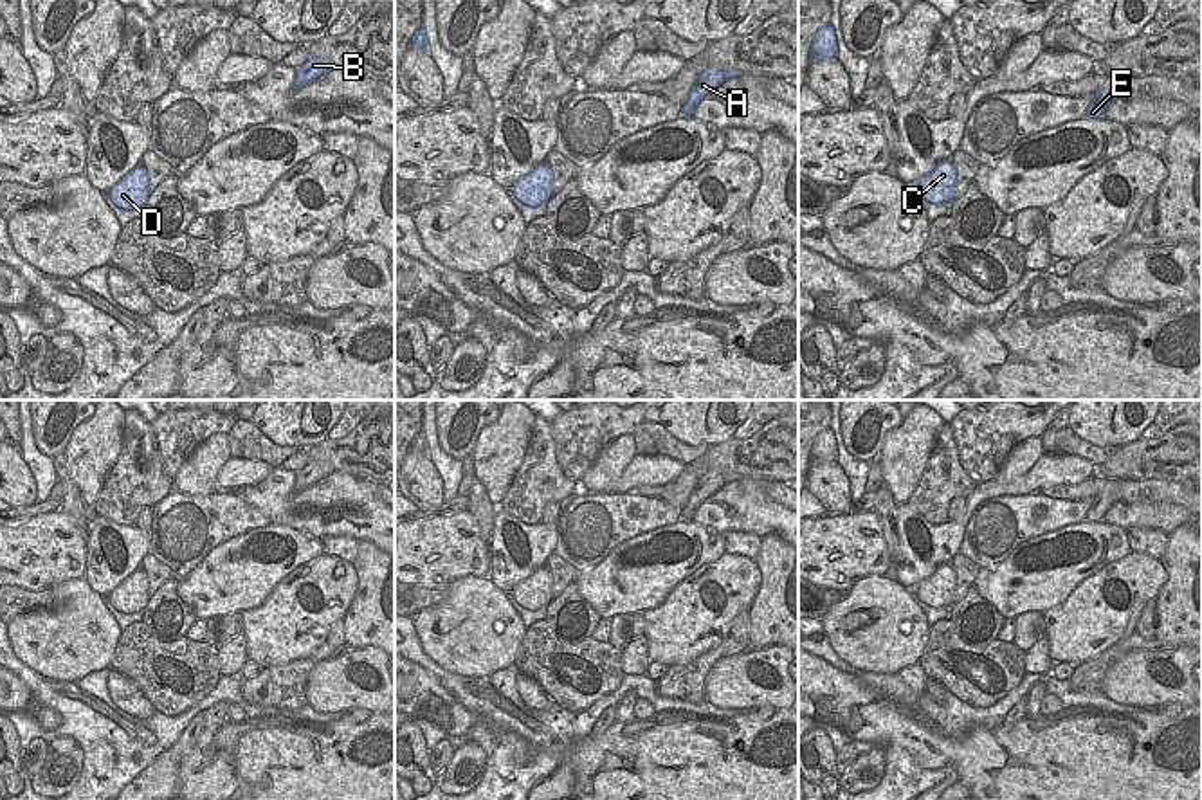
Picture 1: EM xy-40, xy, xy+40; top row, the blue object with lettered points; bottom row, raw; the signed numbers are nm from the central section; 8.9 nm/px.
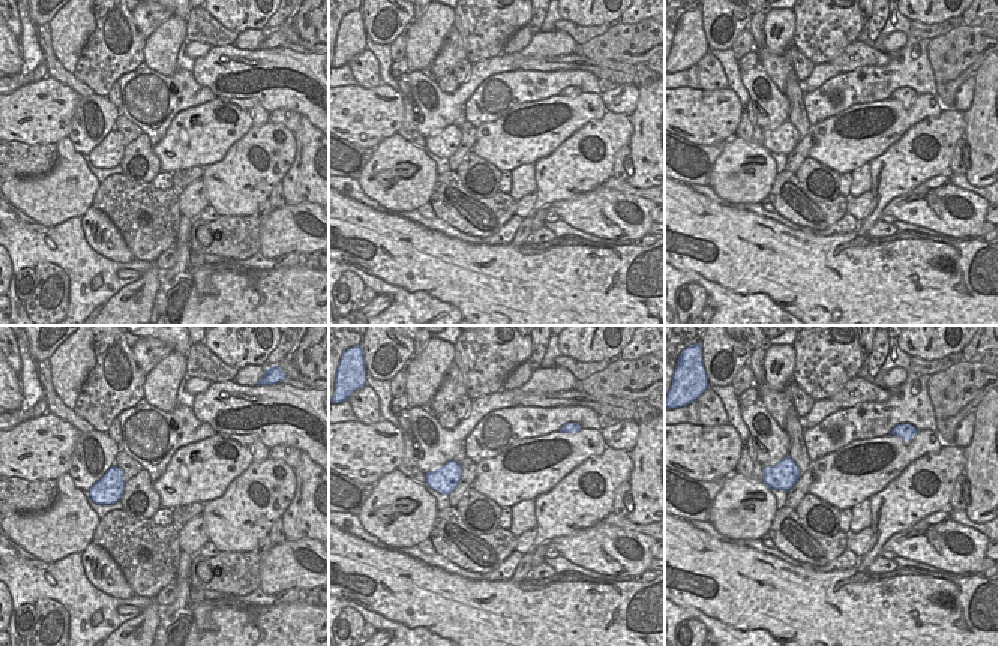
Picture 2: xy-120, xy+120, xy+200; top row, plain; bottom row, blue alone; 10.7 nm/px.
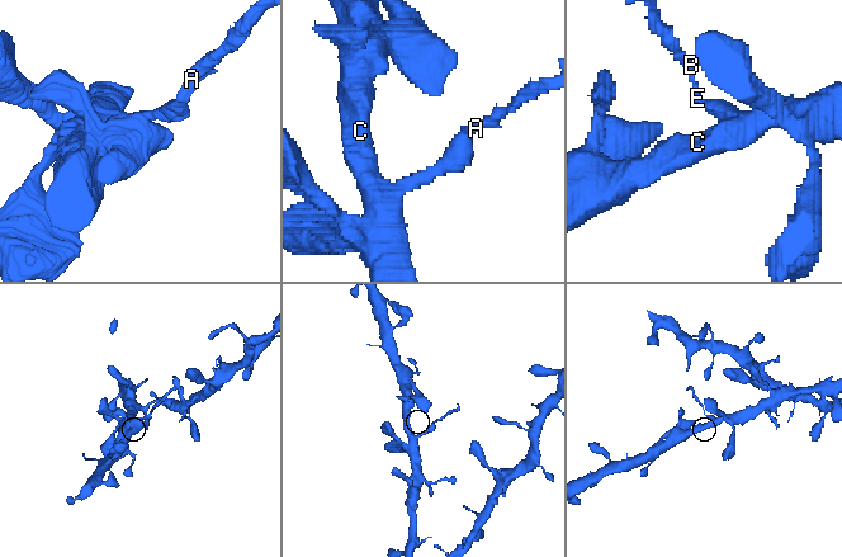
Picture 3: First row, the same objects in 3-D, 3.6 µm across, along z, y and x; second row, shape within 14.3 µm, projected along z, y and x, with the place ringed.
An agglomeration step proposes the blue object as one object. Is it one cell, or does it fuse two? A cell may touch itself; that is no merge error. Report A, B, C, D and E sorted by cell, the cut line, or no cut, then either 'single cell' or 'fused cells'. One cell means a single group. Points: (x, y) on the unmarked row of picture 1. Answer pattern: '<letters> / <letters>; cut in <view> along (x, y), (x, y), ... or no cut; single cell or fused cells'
A B / C D E; cut in xy+40 along (1092, 505), (1105, 512); fused cells

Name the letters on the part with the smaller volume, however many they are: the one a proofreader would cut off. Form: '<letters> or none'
A, B

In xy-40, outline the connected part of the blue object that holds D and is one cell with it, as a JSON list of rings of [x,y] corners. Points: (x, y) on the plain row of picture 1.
[[[141,568],[108,595],[112,607],[124,614],[144,611],[148,598],[148,575]]]

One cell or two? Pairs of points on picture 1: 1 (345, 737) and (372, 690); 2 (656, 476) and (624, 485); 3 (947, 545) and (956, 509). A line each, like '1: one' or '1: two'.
1: two
2: one
3: two

